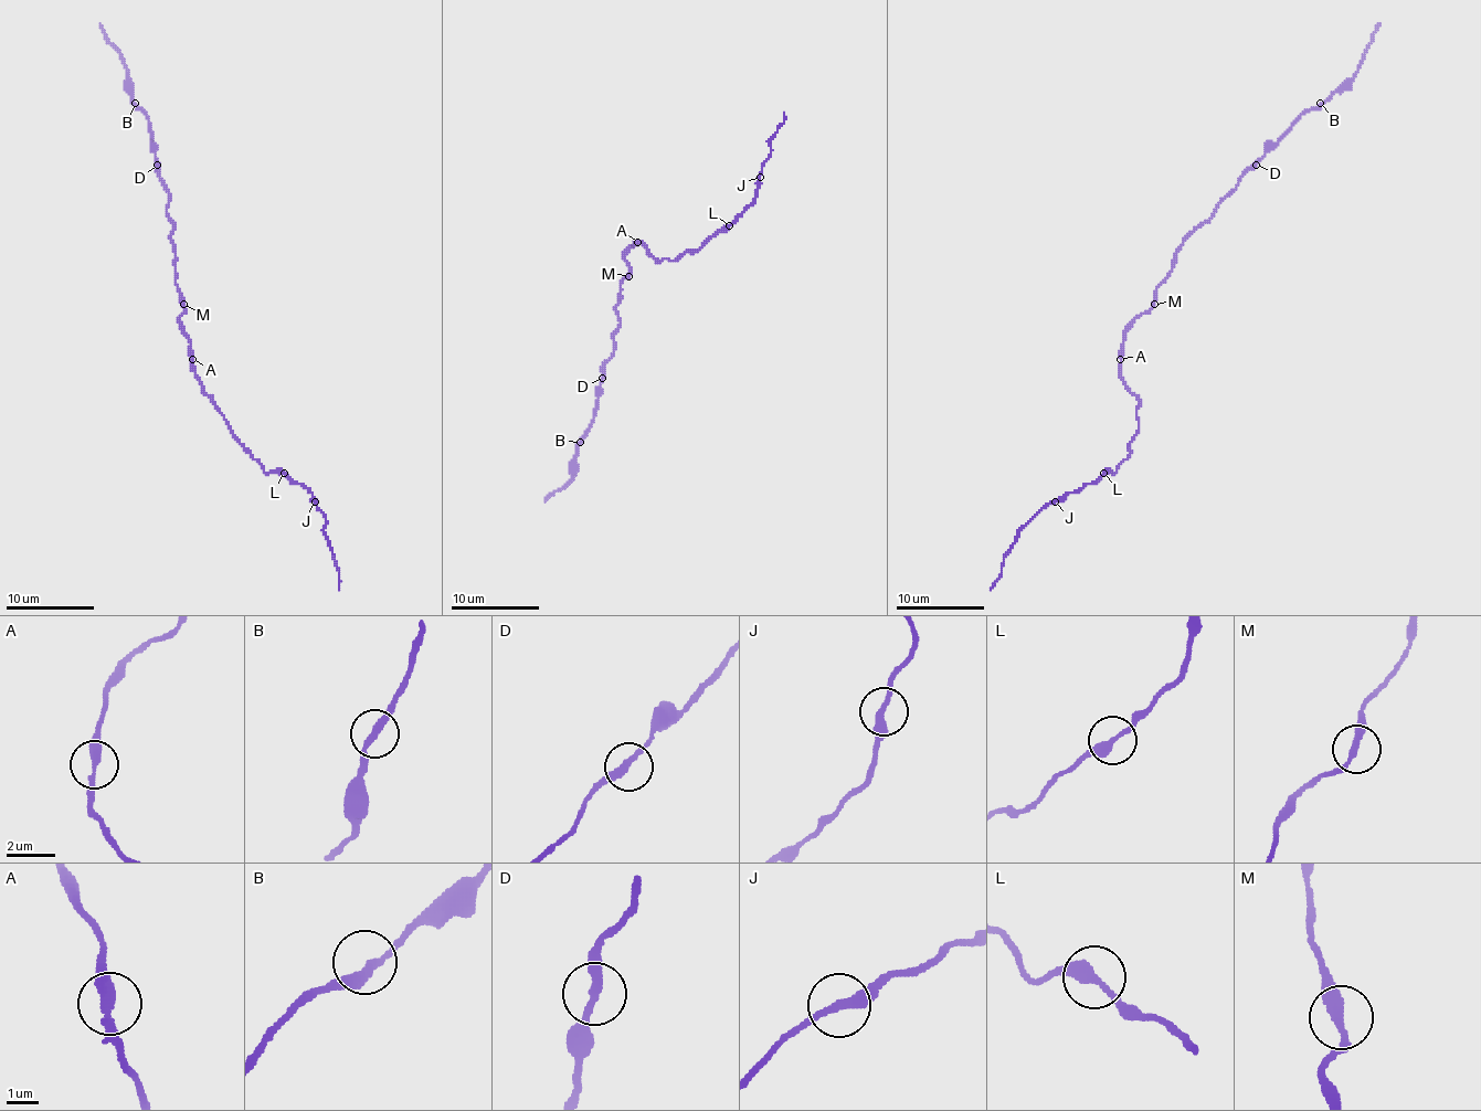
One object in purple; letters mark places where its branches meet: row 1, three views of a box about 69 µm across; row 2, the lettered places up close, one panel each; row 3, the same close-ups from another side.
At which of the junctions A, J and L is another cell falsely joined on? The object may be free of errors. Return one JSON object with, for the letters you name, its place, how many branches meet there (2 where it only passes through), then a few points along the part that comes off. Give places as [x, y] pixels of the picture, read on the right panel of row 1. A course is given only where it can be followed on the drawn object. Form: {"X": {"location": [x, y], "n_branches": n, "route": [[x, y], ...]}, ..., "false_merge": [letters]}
{"false_merge": []}

